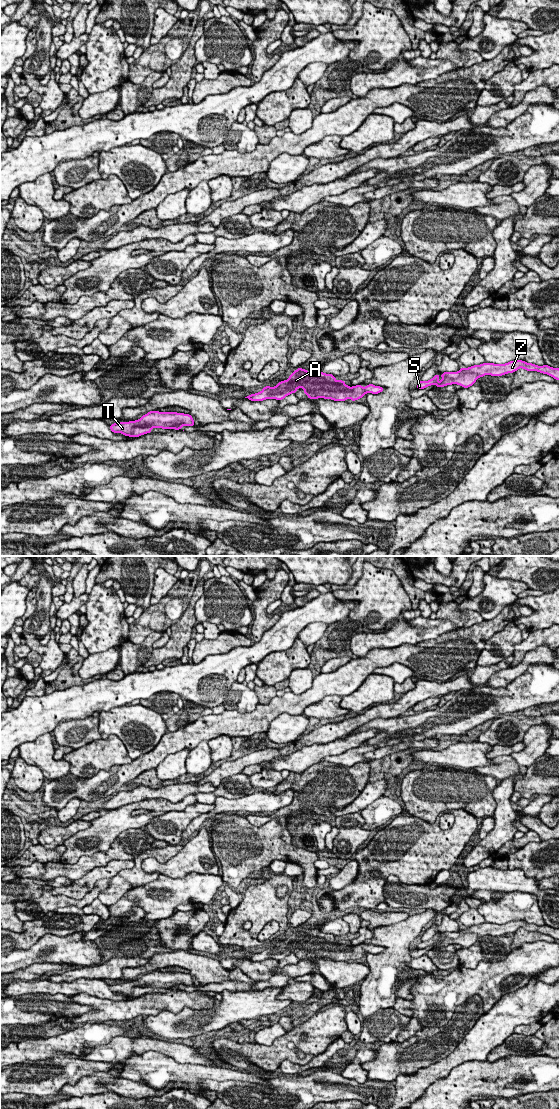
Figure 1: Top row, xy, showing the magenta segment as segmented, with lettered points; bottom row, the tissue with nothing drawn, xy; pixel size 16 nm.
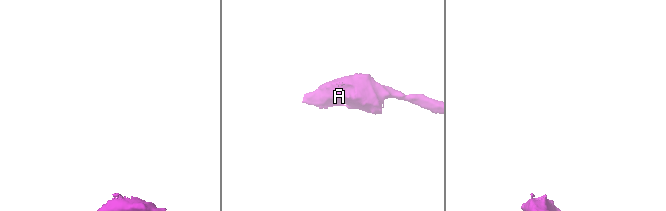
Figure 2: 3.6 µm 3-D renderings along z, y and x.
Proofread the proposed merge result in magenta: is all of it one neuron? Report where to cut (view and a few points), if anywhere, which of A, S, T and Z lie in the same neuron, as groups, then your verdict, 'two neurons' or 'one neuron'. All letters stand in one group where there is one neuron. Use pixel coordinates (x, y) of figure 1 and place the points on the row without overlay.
cut none; groups A S T Z; one neuron

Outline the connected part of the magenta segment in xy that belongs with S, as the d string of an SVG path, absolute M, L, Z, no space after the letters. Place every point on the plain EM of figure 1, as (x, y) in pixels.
M522 920L510 921L505 924L483 923L474 925L468 928L462 927L458 932L444 932L441 935L436 934L428 941L418 941L416 947L424 949L433 944L436 947L444 947L447 945L457 944L463 948L468 948L475 944L476 940L485 935L502 936L508 933L514 933L519 928L527 931L537 931L553 937L555 940L560 940L560 929L553 928L548 925L538 926L532 923L527 923Z

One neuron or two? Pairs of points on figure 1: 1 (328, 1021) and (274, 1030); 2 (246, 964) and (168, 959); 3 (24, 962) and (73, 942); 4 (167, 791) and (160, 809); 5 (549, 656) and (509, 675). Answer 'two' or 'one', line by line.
1: two
2: two
3: one
4: two
5: one

